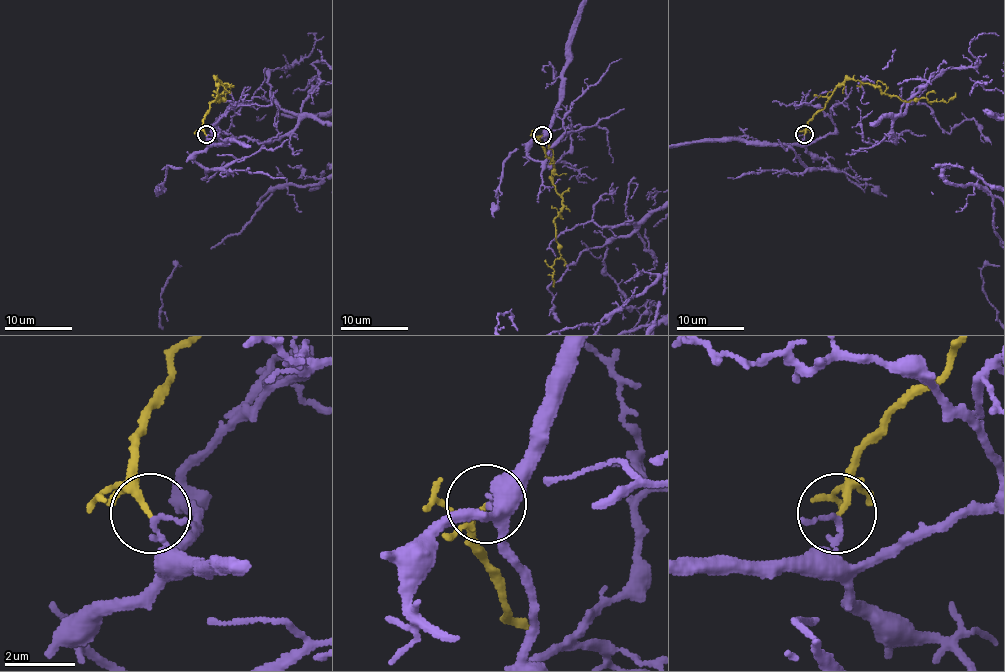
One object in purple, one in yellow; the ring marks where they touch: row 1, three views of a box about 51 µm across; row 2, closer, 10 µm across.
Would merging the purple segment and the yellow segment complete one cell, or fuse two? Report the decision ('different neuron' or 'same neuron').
same neuron

